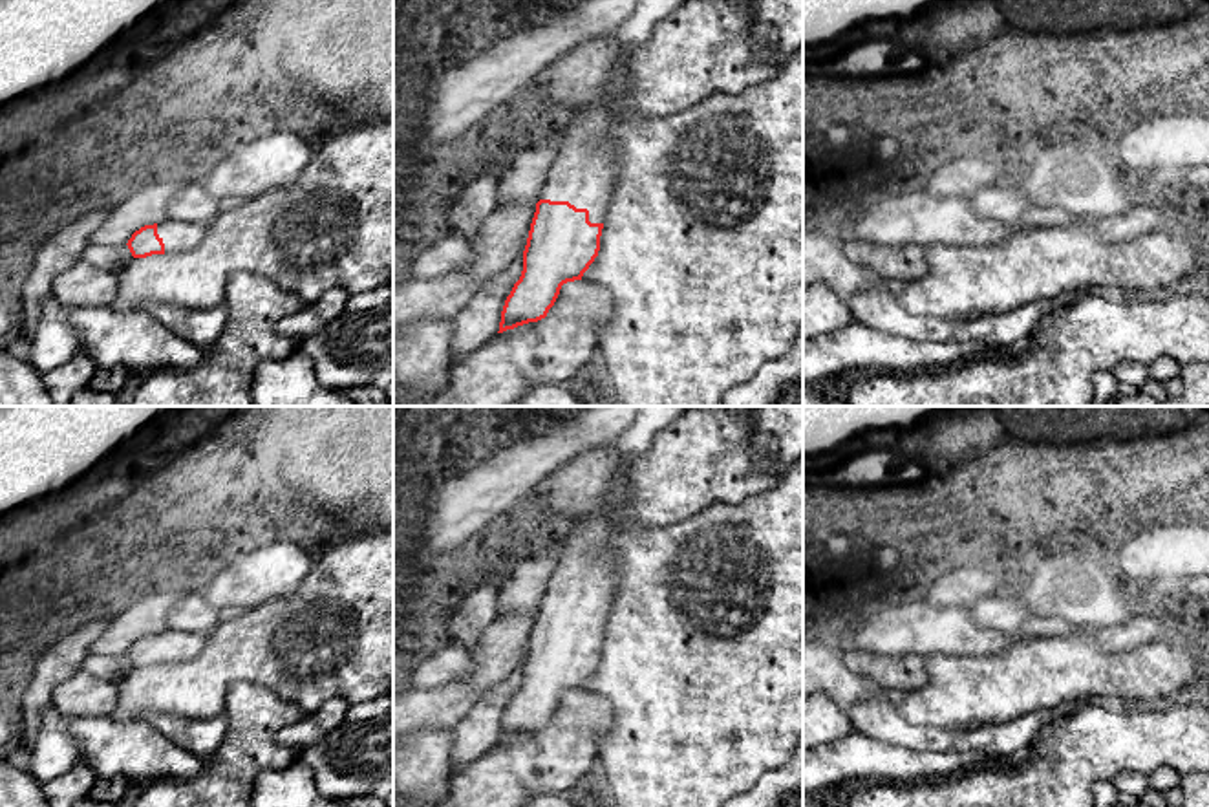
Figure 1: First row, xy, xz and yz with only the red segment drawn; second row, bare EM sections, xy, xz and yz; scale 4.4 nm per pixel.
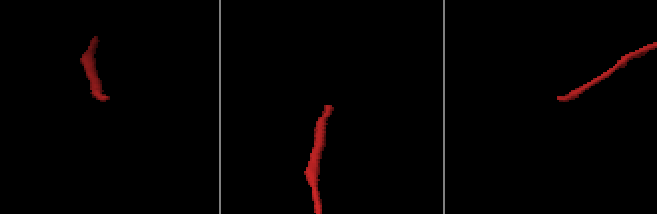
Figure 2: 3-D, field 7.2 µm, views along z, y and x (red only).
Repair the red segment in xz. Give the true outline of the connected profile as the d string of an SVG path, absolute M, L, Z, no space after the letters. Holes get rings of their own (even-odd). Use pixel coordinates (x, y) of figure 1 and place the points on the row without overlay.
M594 512L589 520L572 525L565 533L558 565L536 613L523 661L523 681L505 710L498 743L545 728L562 695L582 690L598 666L604 629L620 571L618 554L611 540L631 527L626 520L607 520L602 512Z

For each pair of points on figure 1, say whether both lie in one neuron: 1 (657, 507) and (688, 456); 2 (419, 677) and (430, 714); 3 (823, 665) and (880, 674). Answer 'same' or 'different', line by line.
1: same
2: different
3: different

